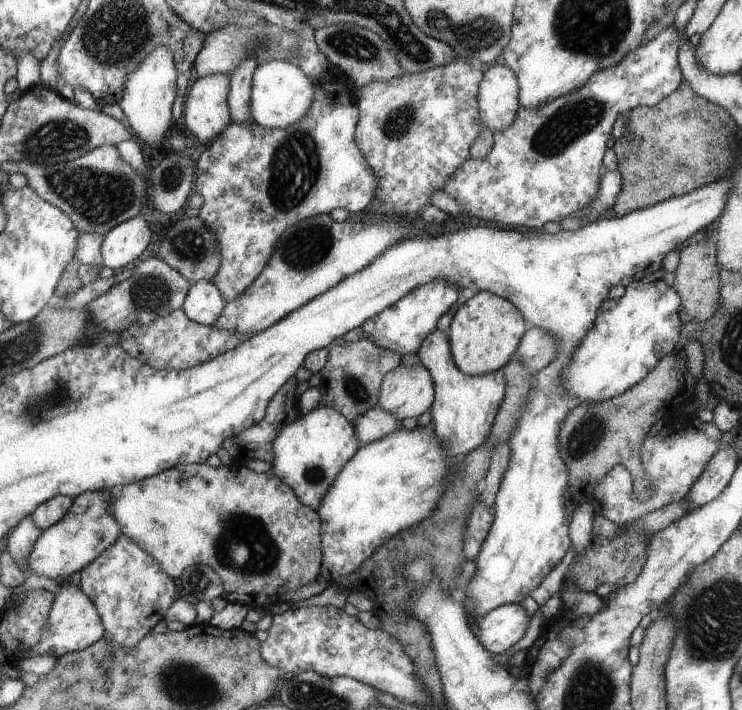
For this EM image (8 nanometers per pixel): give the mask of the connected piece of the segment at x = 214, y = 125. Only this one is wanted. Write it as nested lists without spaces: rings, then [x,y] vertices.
[[[213,74],[196,78],[190,87],[190,93],[186,94],[183,112],[183,121],[191,134],[196,136],[202,144],[210,144],[217,139],[226,127],[232,123],[232,113],[229,109],[229,92],[232,89],[229,74]]]

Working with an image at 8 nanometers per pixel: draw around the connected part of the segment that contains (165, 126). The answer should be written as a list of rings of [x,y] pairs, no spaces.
[[[167,46],[155,48],[139,65],[128,75],[125,82],[123,98],[117,100],[118,106],[126,115],[126,124],[131,130],[133,138],[145,149],[151,152],[162,145],[166,132],[172,129],[172,104],[176,98],[176,72],[174,54]]]

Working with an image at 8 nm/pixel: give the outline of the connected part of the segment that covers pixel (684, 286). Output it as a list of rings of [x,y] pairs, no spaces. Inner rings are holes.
[[[713,238],[712,242],[703,239],[697,244],[690,244],[679,253],[679,263],[673,272],[673,287],[681,295],[680,316],[683,323],[704,322],[712,314],[716,314],[716,310],[721,306],[721,269],[717,261],[717,244]]]

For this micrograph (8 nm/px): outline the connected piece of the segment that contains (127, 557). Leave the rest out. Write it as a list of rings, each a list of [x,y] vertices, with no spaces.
[[[121,533],[120,538],[113,546],[102,552],[97,559],[80,571],[81,588],[88,593],[97,611],[102,616],[105,625],[105,636],[102,638],[114,647],[120,649],[134,648],[146,634],[152,633],[152,628],[164,618],[164,612],[176,600],[182,598],[179,586],[176,586],[174,577],[162,568],[162,565],[146,550],[132,540],[130,536]]]

